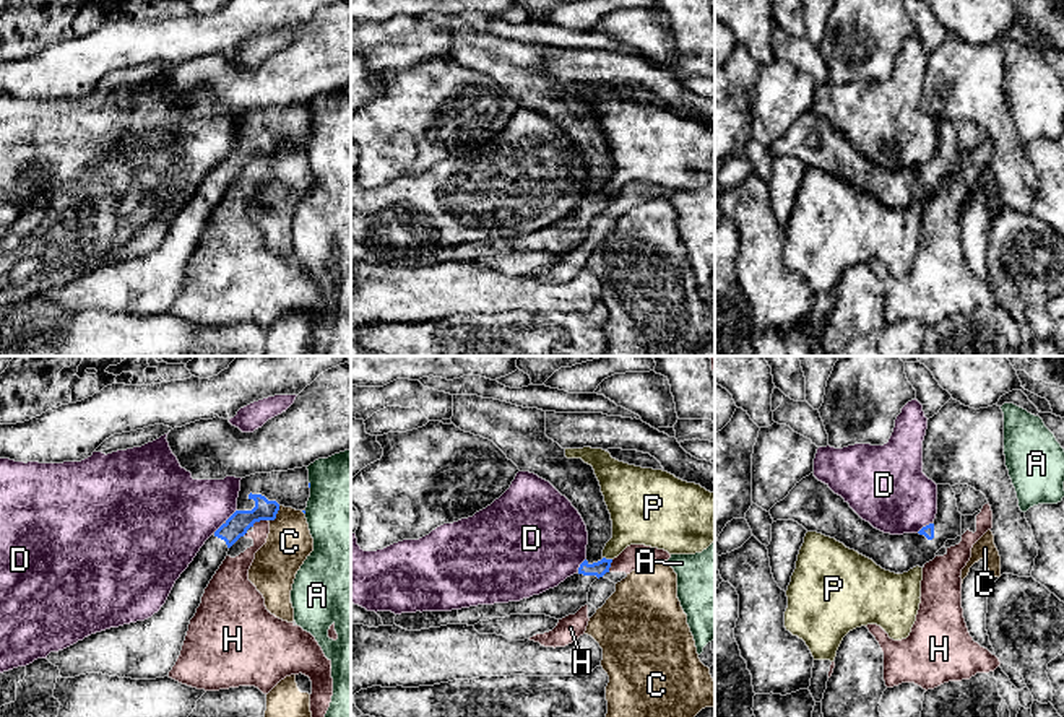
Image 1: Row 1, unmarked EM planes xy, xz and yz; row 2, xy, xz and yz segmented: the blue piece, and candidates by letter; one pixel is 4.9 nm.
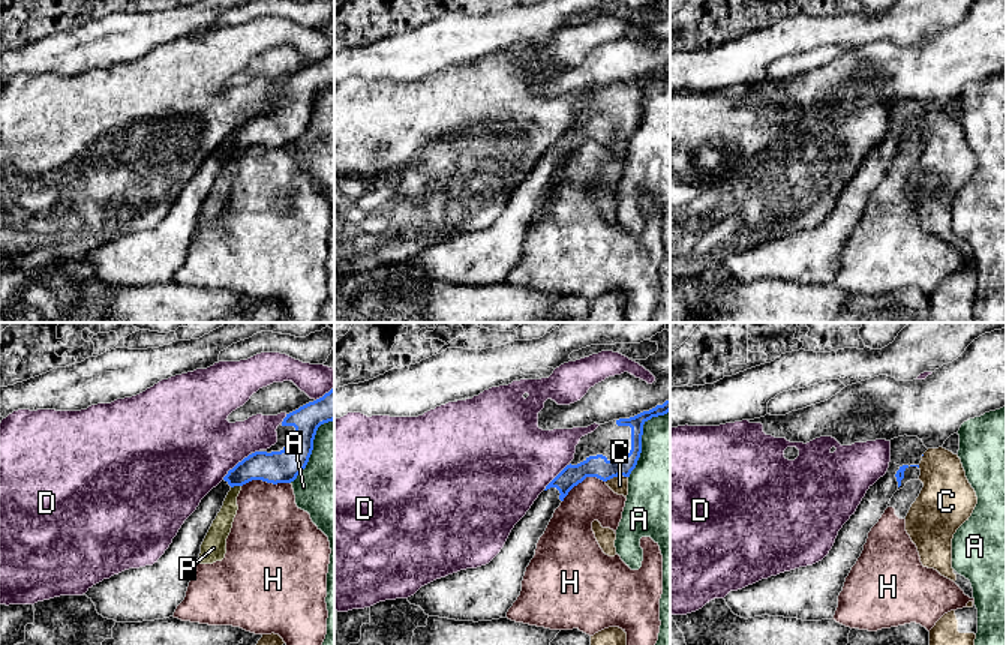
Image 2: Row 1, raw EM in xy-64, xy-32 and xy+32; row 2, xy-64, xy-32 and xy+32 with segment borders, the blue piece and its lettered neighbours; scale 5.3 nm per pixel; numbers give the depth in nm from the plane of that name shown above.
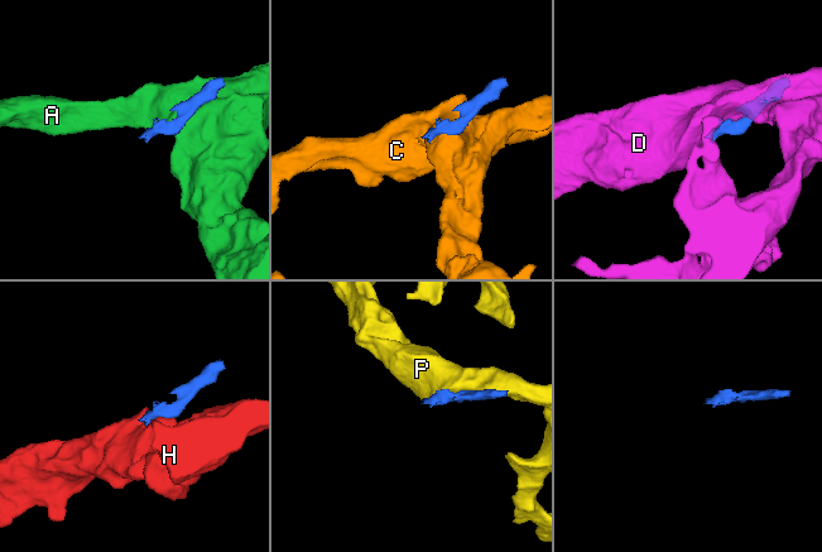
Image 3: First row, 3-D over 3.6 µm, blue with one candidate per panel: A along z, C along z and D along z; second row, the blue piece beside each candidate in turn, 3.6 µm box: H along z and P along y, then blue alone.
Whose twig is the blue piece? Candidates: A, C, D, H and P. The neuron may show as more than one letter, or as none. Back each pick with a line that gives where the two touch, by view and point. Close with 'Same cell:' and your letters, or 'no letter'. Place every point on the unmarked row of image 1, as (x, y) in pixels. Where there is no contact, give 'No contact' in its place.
Same cell: no letter

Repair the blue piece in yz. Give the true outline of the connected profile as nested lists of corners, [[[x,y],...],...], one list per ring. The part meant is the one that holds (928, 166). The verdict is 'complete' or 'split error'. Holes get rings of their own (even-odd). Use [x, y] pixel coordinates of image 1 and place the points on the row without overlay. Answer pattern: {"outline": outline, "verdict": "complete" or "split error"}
{"outline": [[[814,109],[770,145],[773,158],[794,156],[807,167],[835,174],[885,206],[903,210],[936,193],[947,176],[962,172],[962,150],[950,120],[937,120],[937,150],[918,169],[890,171],[863,156],[850,140]]], "verdict": "split error"}

